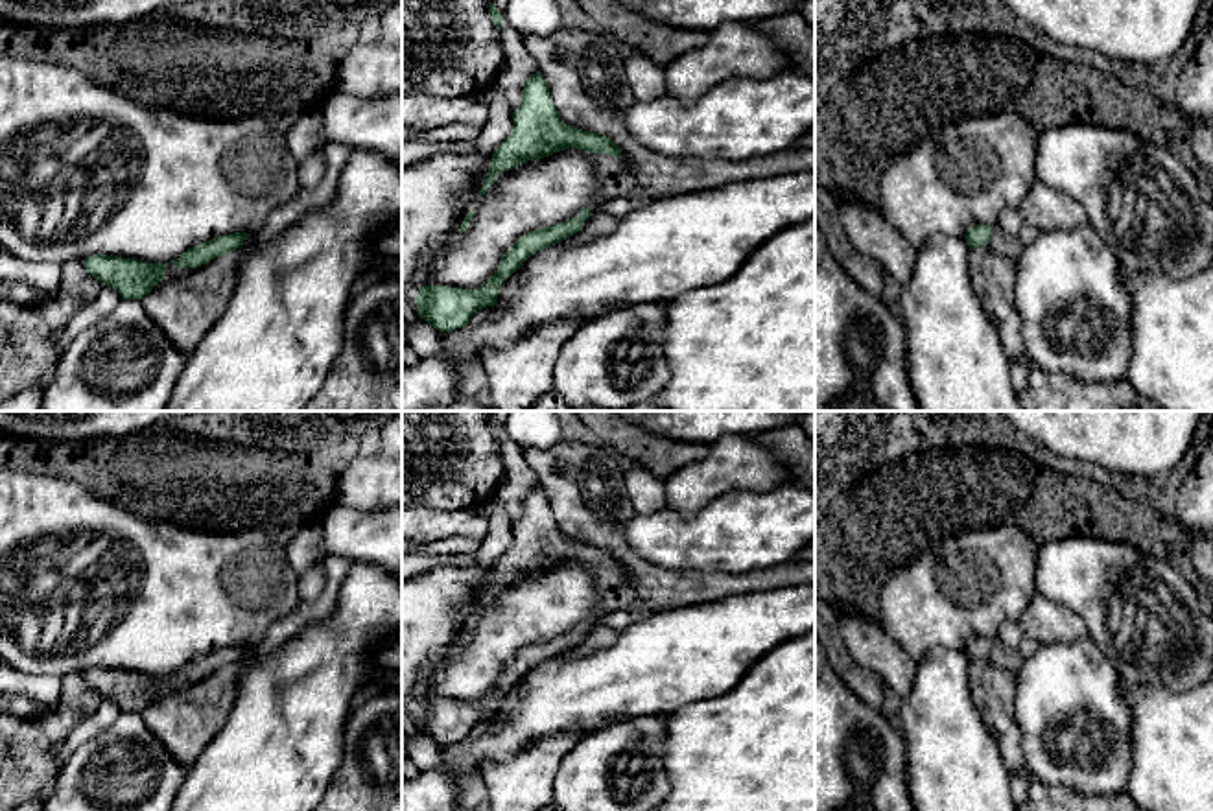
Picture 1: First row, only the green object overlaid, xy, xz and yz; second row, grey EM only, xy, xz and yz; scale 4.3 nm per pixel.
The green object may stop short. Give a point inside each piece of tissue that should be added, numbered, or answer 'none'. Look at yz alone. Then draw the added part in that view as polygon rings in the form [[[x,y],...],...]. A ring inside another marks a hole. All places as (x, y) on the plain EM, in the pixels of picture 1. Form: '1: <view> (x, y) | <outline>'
1: yz (1000, 655) | [[[995,640],[986,656],[986,662],[1016,675],[1023,664],[1023,658],[1019,651],[1008,649],[1005,643]]]

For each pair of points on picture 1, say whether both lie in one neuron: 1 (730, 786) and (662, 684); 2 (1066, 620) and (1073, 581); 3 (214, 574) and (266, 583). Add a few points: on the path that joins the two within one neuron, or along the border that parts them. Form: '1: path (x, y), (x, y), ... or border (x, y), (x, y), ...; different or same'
1: border (719, 693), (692, 701), (664, 716); different
2: border (1038, 592), (1071, 609), (1088, 633); different
3: path (227, 583), (253, 583); same

